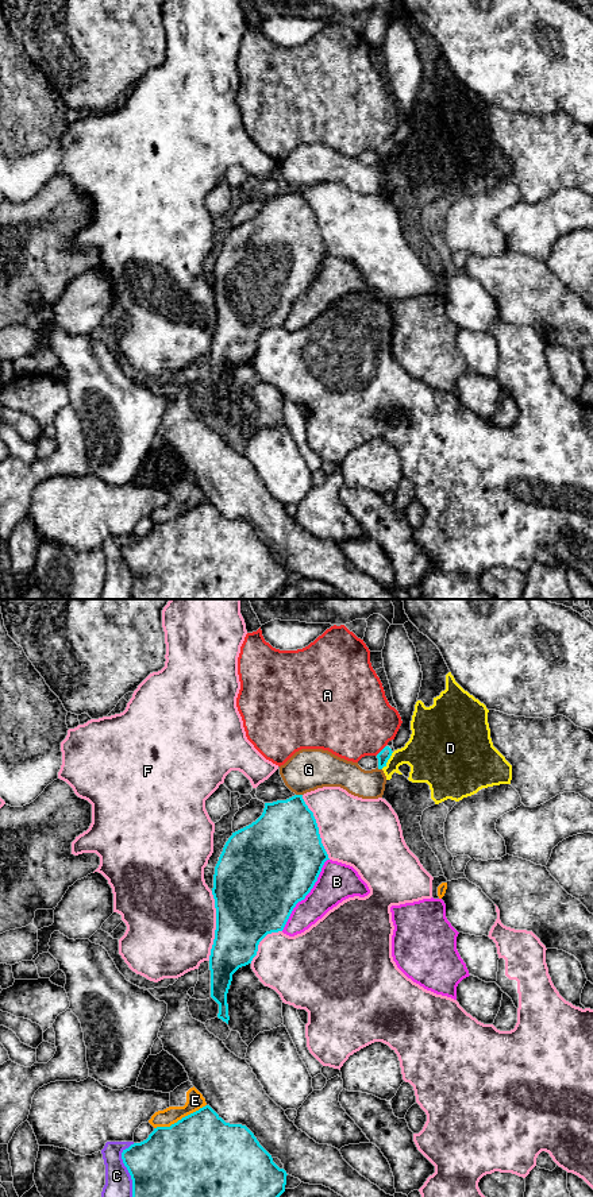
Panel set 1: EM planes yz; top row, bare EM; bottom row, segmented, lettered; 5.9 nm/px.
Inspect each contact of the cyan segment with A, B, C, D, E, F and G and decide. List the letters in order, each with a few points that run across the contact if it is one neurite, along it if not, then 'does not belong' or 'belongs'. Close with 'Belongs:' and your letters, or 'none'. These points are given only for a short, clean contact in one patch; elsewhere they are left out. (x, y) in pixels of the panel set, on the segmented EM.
A: line yz (385, 745), (376, 755); does not belong
B: does not belong
C: does not belong
D: line yz (393, 752), (381, 768); does not belong
E: does not belong
F: does not belong
G: does not belong
Belongs: none

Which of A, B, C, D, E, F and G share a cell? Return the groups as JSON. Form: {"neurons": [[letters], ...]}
{"neurons": [["A"], ["B"], ["C"], ["D"], ["E"], ["F"], ["G"]]}

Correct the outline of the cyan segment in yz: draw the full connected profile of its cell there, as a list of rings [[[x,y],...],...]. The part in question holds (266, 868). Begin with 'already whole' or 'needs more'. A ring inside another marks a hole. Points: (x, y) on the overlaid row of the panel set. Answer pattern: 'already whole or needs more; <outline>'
already whole; [[[303,795],[265,803],[262,815],[232,833],[226,842],[213,874],[216,930],[209,970],[211,997],[219,1004],[217,1018],[227,1024],[227,993],[232,974],[251,964],[259,942],[267,934],[284,930],[296,904],[313,888],[327,860],[316,819]]]

